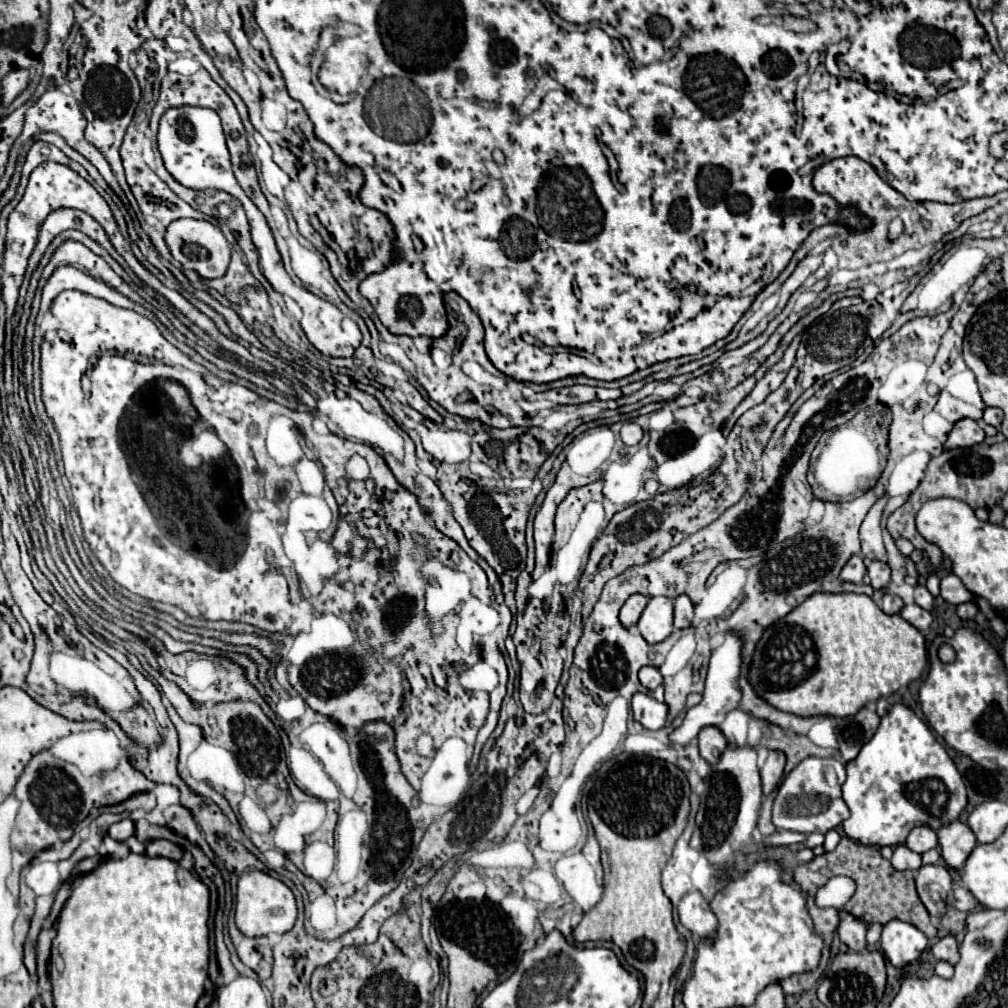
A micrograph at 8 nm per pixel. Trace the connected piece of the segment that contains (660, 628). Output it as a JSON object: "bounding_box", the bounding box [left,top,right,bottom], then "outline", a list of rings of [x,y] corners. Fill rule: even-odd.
{"bounding_box":[637,596,673,644],"outline":[[[667,596],[649,598],[637,628],[649,644],[665,640],[673,632],[673,600]]]}

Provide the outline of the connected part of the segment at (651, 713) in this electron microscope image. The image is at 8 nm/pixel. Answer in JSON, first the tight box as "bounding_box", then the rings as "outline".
{"bounding_box":[631,692,667,730],"outline":[[[637,692],[631,698],[631,712],[633,712],[633,718],[639,724],[643,724],[643,728],[647,728],[647,730],[659,730],[659,728],[665,726],[667,704],[661,704],[655,698]]]}

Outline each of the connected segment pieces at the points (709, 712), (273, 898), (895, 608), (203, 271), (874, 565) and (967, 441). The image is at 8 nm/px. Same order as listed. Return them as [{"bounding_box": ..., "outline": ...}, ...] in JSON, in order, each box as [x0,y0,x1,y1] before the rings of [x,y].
[{"bounding_box":[669,632,743,748],"outline":[[[727,632],[725,634],[725,642],[713,650],[711,654],[711,662],[709,662],[709,674],[707,674],[707,682],[705,682],[705,692],[703,692],[703,700],[693,706],[687,708],[685,718],[681,722],[679,728],[675,728],[669,734],[669,742],[673,748],[681,748],[687,746],[693,738],[697,738],[697,734],[705,728],[705,726],[719,726],[725,720],[725,714],[731,712],[733,708],[737,708],[739,700],[741,700],[741,692],[737,688],[737,678],[739,678],[739,664],[741,664],[741,646],[743,642],[739,640],[739,636]]]},{"bounding_box":[235,870,297,936],"outline":[[[251,870],[239,876],[237,880],[237,898],[235,898],[235,924],[245,936],[267,936],[271,932],[283,934],[293,928],[297,918],[297,906],[293,892],[277,878]]]},{"bounding_box":[883,594,903,614],"outline":[[[885,594],[883,596],[883,612],[885,614],[899,614],[903,608],[903,600],[897,594]]]},{"bounding_box":[165,218,231,278],"outline":[[[181,218],[181,220],[171,222],[171,226],[167,228],[167,234],[165,234],[165,242],[177,262],[181,262],[189,270],[195,270],[203,278],[219,278],[227,272],[231,244],[223,236],[223,232],[207,220]]]},{"bounding_box":[867,560,891,590],"outline":[[[873,560],[871,564],[869,564],[869,568],[867,568],[867,572],[869,572],[869,578],[871,578],[871,586],[875,588],[875,590],[881,590],[881,588],[887,588],[887,584],[891,582],[891,570],[889,570],[889,566],[887,564],[883,564],[883,562],[877,562],[877,560]]]},{"bounding_box":[945,418,985,448],"outline":[[[963,418],[953,426],[953,430],[945,442],[945,448],[969,448],[983,440],[985,440],[983,428],[975,420]]]}]

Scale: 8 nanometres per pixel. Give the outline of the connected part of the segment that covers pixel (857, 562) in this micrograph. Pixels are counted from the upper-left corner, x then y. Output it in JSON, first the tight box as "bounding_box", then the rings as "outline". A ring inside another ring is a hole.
{"bounding_box":[841,556,865,584],"outline":[[[851,556],[851,560],[843,566],[841,570],[841,580],[843,582],[853,582],[853,584],[861,584],[863,582],[863,576],[865,576],[865,564],[859,556]]]}

